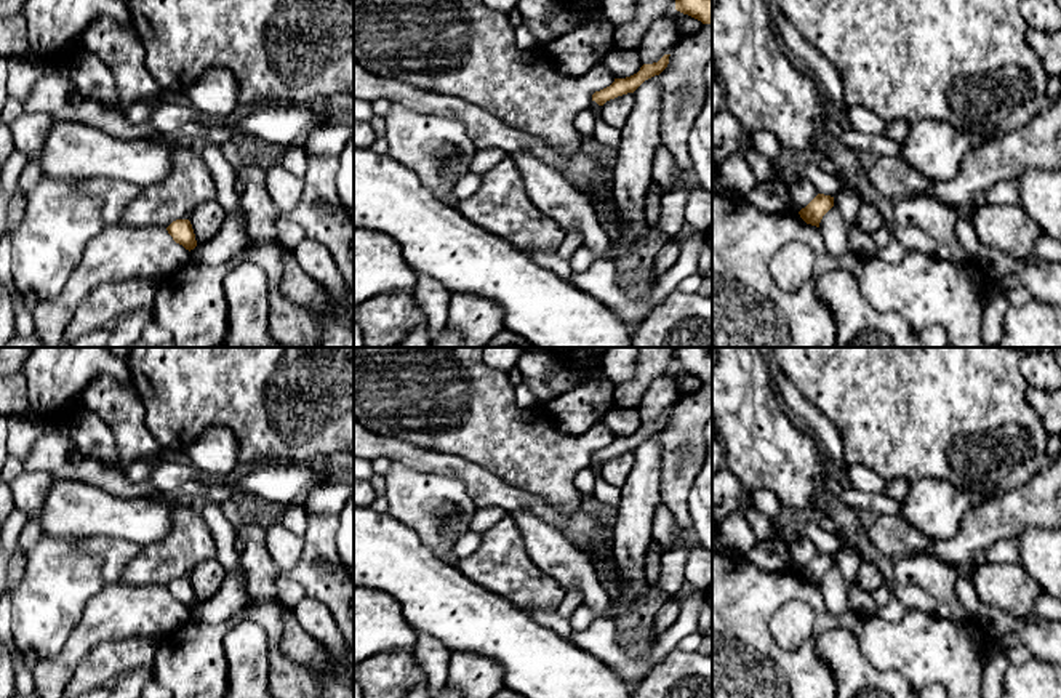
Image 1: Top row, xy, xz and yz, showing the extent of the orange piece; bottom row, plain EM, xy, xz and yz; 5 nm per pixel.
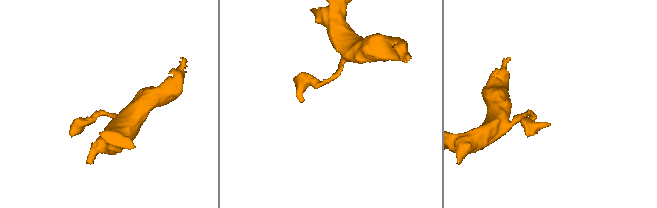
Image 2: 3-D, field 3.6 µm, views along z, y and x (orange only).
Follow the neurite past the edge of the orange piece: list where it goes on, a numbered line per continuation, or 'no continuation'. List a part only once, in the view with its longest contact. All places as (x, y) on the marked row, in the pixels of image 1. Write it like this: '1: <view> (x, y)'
no continuation

